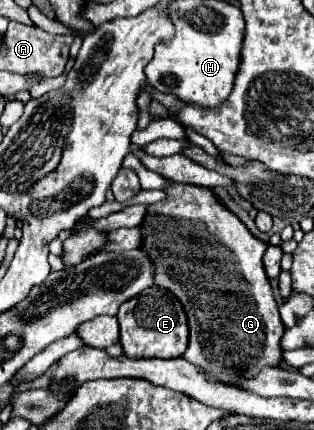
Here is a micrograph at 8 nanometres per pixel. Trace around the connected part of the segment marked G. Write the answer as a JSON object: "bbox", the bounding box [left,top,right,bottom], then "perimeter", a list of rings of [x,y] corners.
{"bbox":[141,183,285,381],"perimeter":[[[173,183],[165,191],[167,199],[151,205],[145,223],[141,225],[141,249],[149,253],[153,263],[157,263],[155,285],[165,287],[185,305],[189,317],[189,347],[183,357],[193,365],[203,367],[219,381],[245,381],[251,379],[261,367],[275,367],[283,363],[279,341],[285,329],[271,283],[265,275],[265,269],[261,267],[265,243],[255,239],[247,227],[215,199],[209,189]]]}

